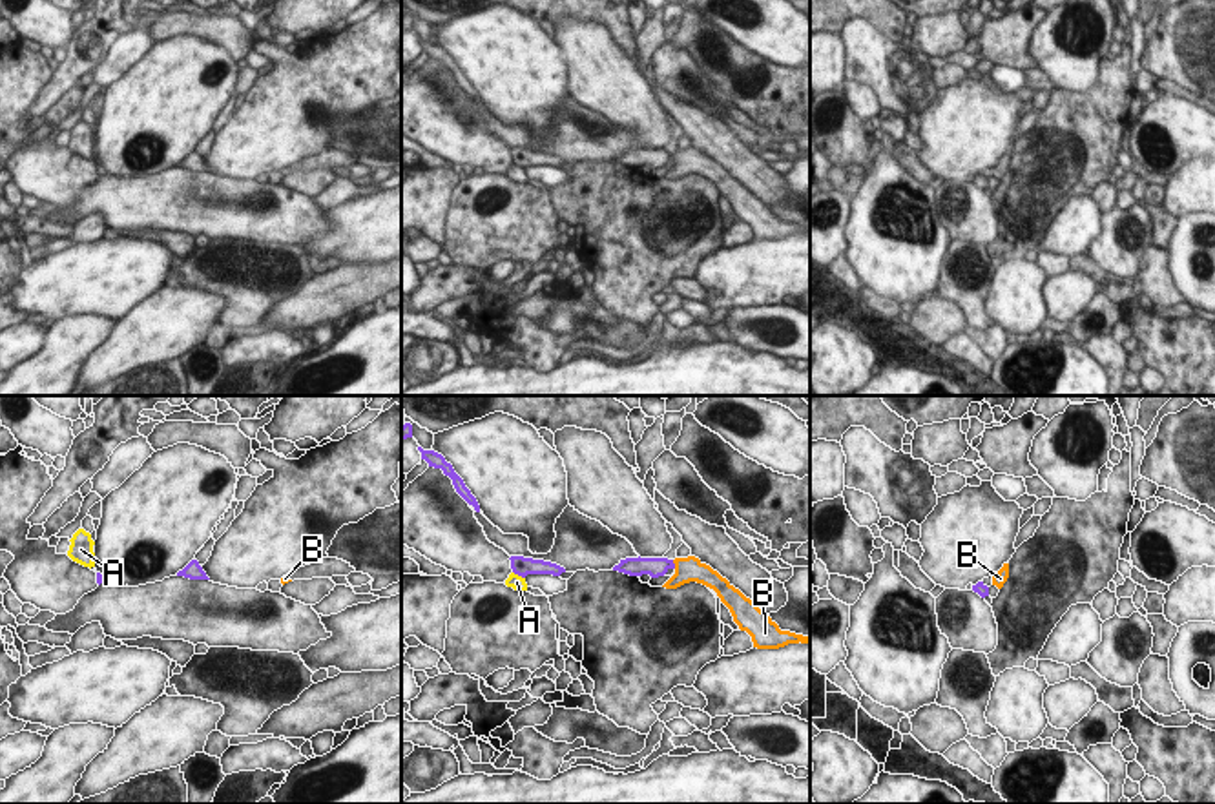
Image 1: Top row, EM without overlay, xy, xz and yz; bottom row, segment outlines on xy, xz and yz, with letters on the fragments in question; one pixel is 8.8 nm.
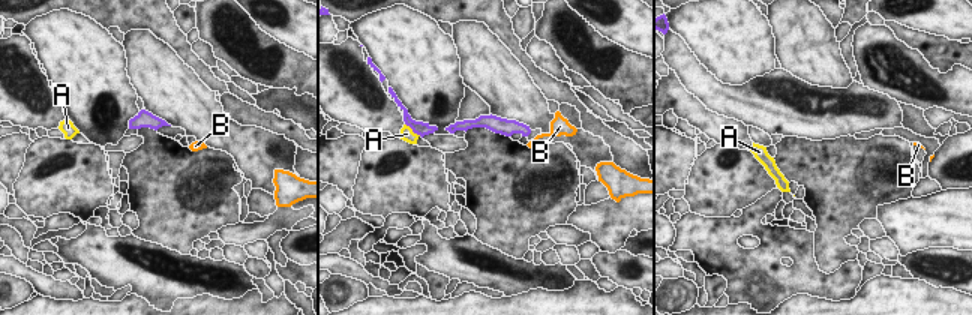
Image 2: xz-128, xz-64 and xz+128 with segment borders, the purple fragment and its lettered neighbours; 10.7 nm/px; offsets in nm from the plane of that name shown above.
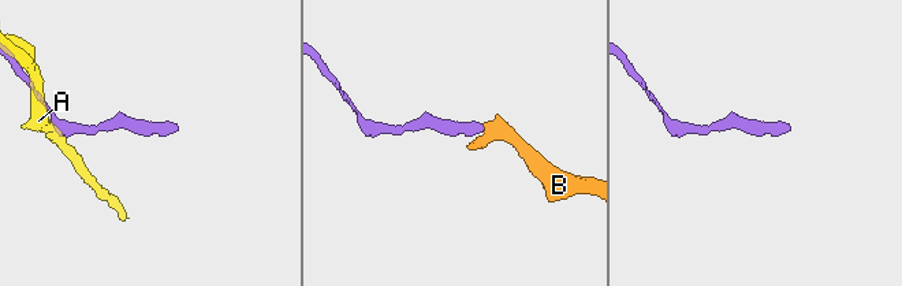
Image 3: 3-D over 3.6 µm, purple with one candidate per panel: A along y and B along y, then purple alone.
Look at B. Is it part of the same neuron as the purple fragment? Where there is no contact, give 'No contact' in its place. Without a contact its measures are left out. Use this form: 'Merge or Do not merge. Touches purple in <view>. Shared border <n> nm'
Merge. Touches purple in xz. Shared border 90 nm

